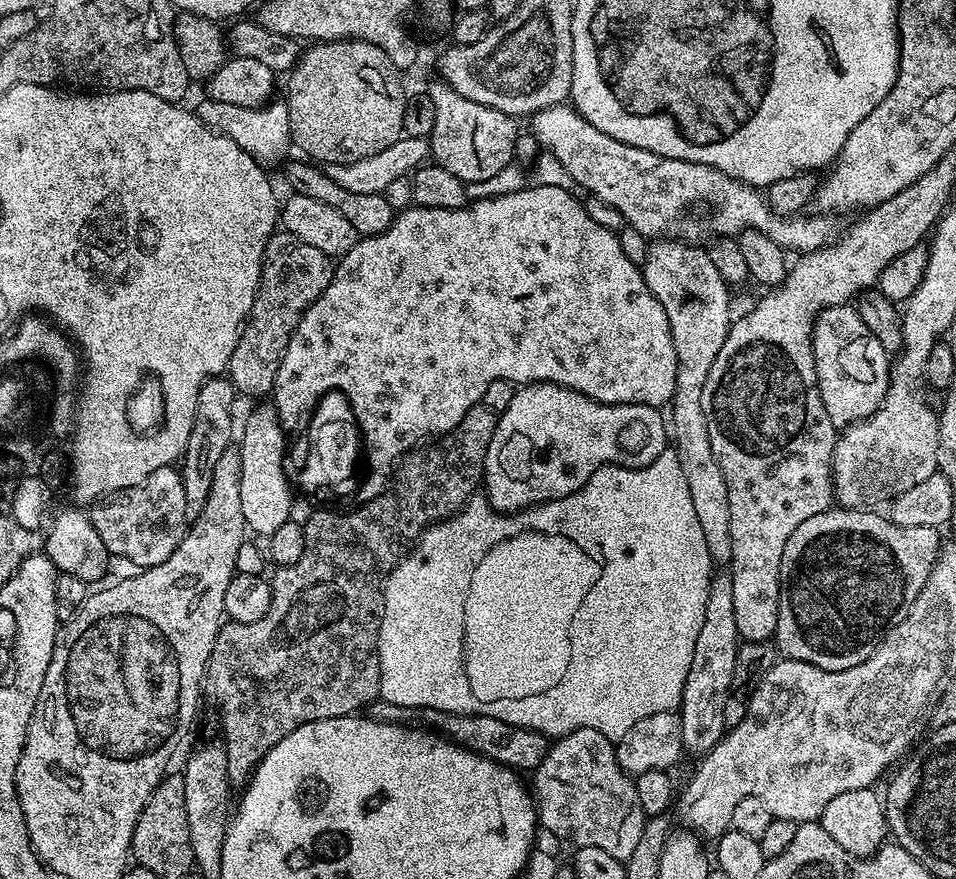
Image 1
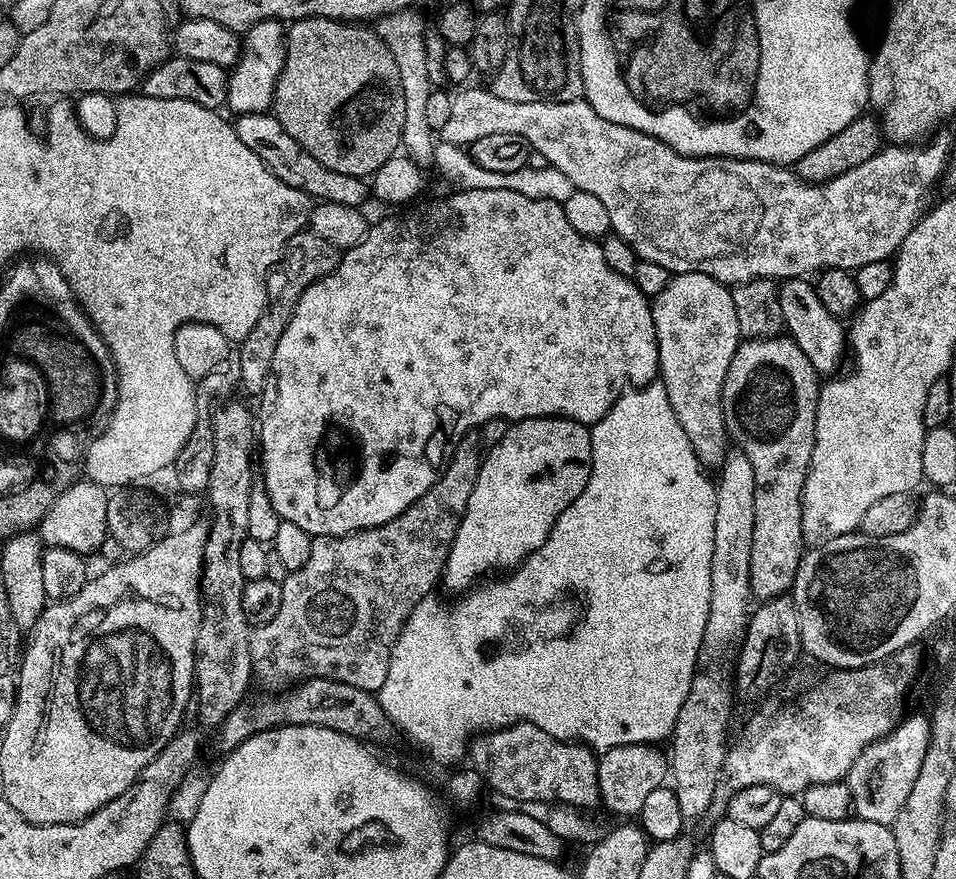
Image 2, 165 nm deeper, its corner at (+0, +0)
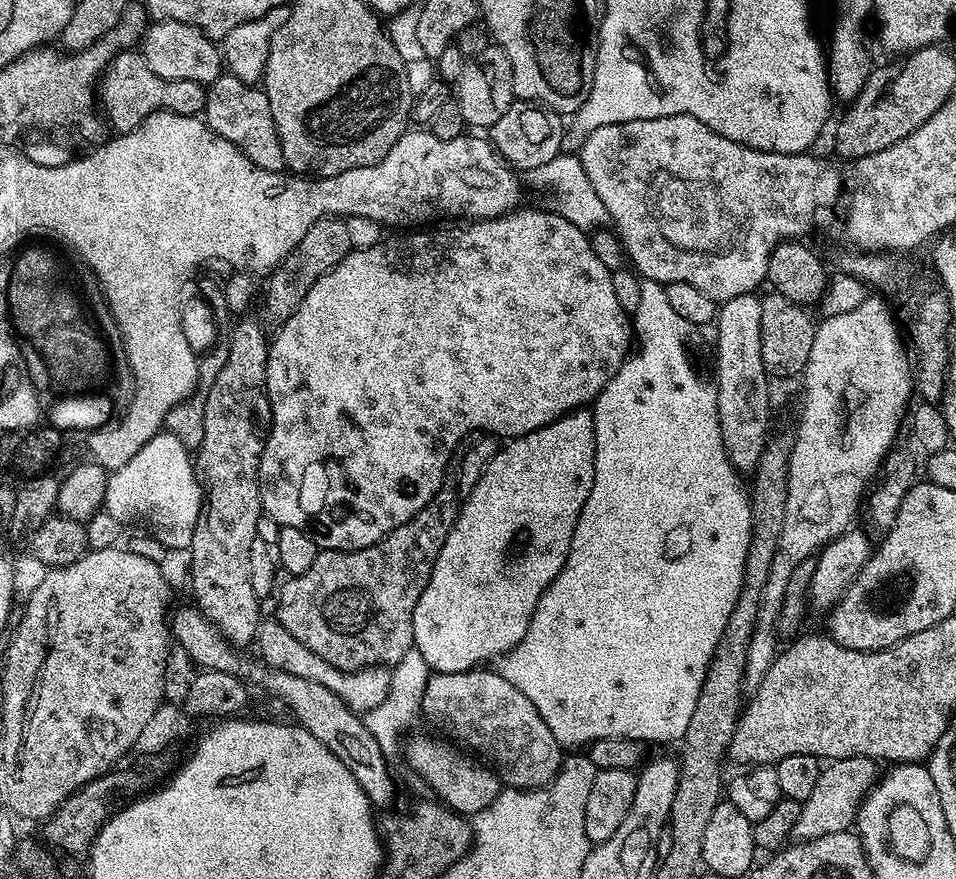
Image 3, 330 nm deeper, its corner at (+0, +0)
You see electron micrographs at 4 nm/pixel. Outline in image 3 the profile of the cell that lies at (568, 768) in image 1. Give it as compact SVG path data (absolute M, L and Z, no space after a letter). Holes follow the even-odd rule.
M481 666L468 672L429 675L420 699L423 719L437 724L449 736L445 737L461 749L479 754L483 763L499 776L501 785L540 788L555 778L562 763L562 745L538 714L534 702L522 690L510 686L499 671L488 670Z

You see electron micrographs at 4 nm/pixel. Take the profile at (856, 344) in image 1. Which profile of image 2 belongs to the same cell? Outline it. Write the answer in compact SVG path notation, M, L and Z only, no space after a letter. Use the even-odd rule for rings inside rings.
M792 277L783 281L779 285L779 290L782 318L787 335L796 341L802 354L810 358L817 374L835 373L839 369L836 367L846 360L846 328L842 320L826 310L819 300L815 285L803 277Z

